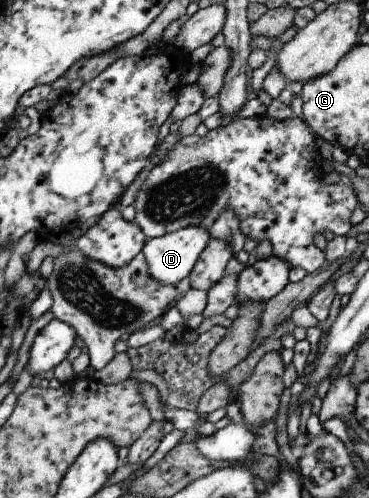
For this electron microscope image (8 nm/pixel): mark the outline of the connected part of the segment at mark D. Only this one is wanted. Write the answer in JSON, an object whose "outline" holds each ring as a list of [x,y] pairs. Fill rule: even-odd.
{"outline":[[[190,226],[154,239],[145,243],[143,254],[147,257],[152,277],[165,284],[178,284],[192,273],[202,251],[211,239],[210,233],[202,226]]]}

